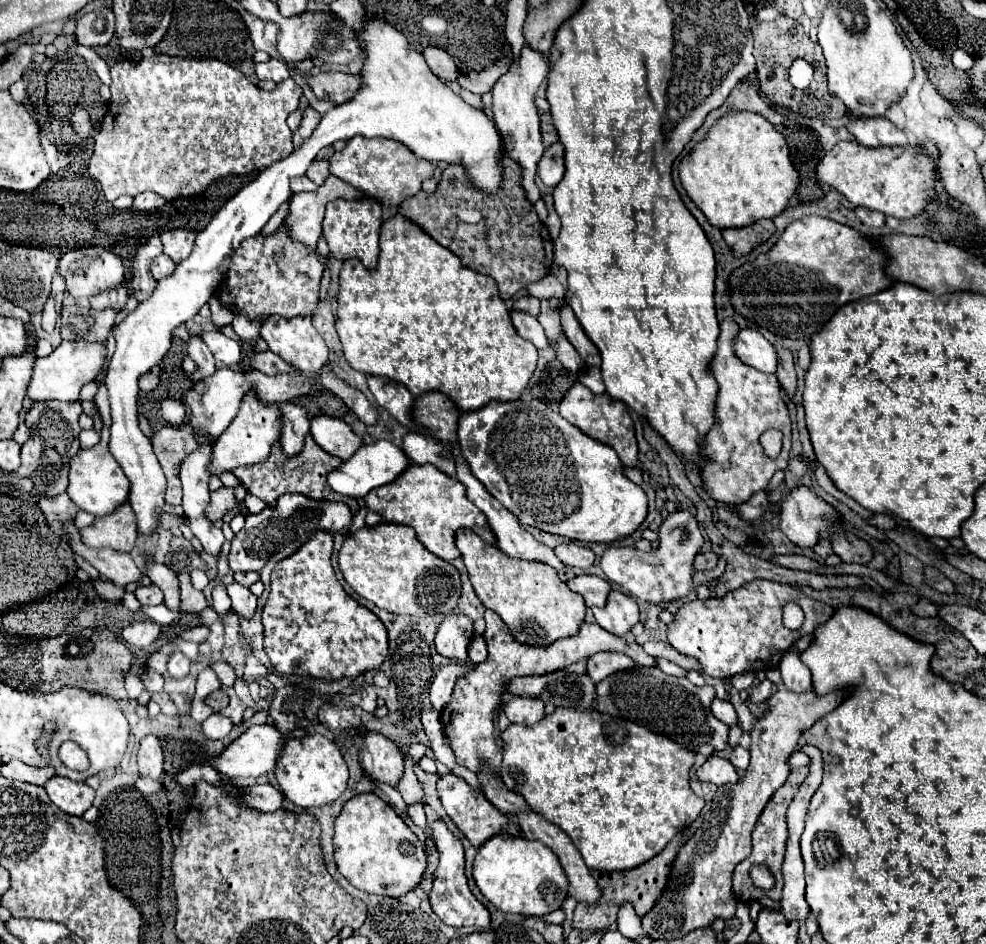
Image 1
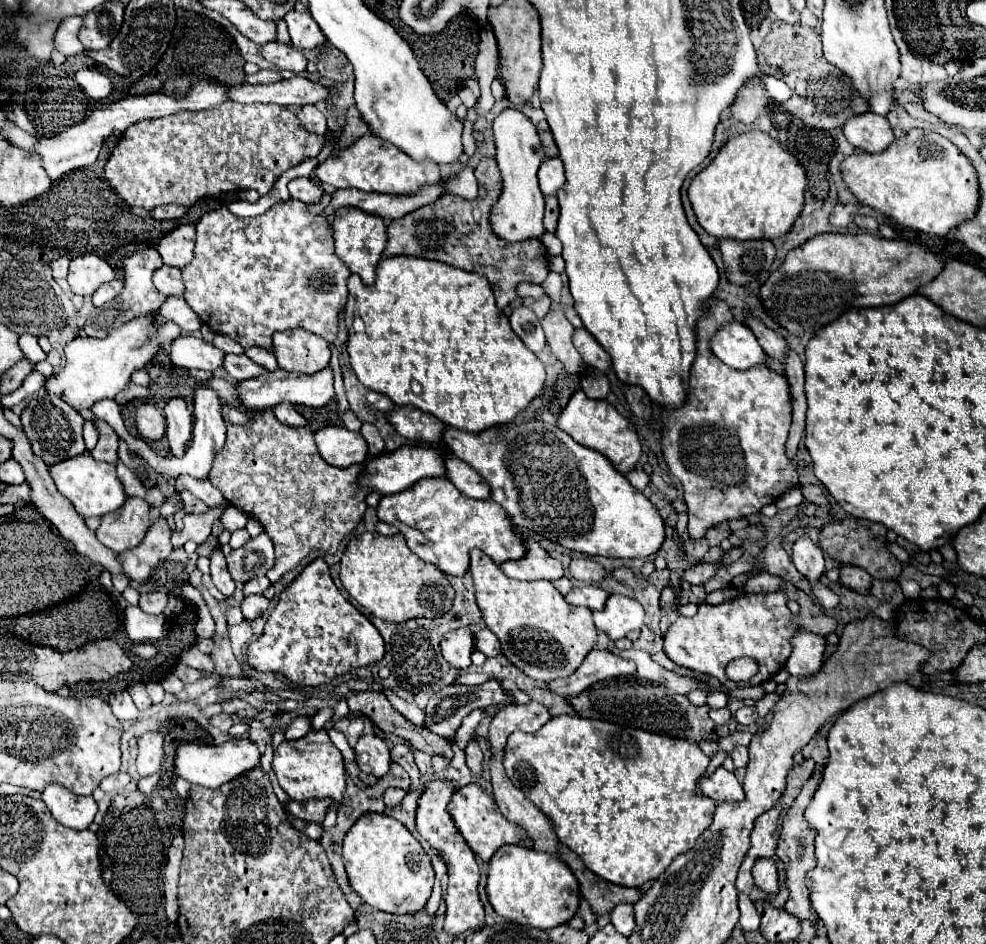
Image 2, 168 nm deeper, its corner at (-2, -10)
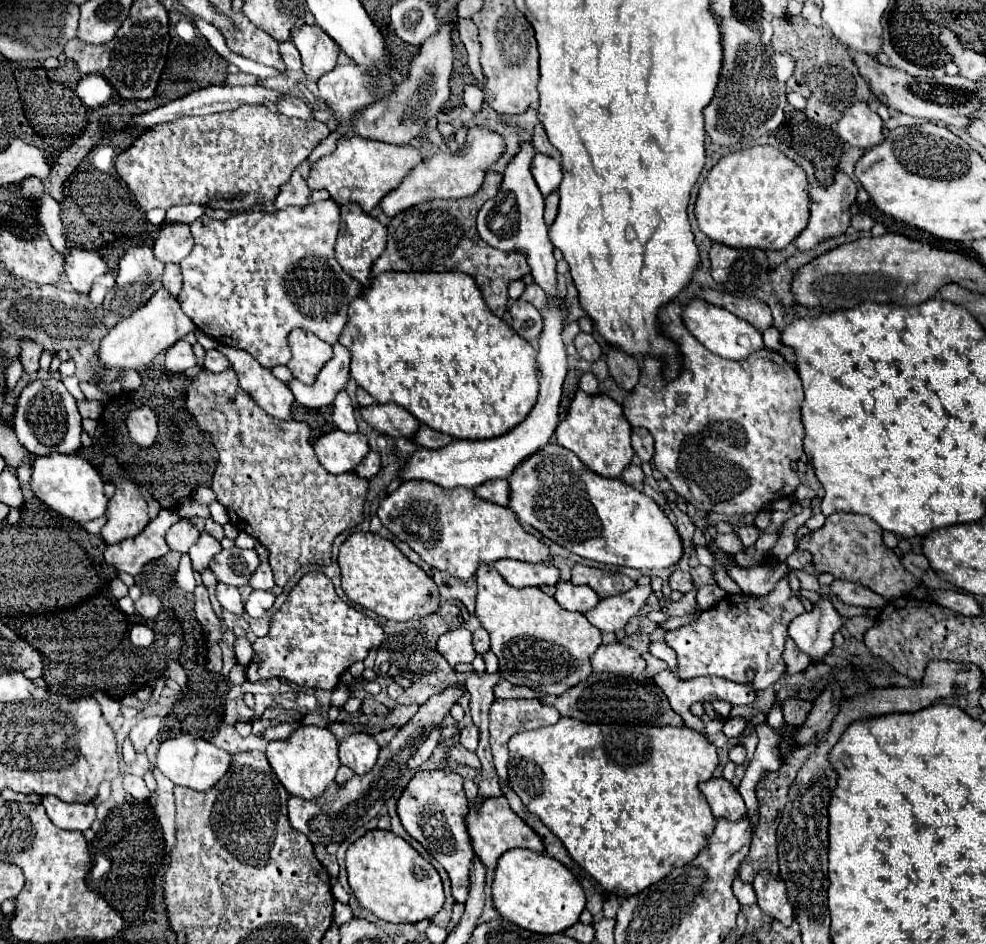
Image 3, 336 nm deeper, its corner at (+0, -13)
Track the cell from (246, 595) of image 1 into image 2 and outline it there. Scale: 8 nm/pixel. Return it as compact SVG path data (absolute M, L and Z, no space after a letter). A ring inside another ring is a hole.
M247 595L243 601L241 601L241 611L243 611L243 617L247 621L253 621L257 617L261 617L269 607L269 601L263 597L263 595Z

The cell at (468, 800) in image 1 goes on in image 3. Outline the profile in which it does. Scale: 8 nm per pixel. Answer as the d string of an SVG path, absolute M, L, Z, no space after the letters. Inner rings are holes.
M505 796L485 800L479 810L473 810L473 808L471 808L471 810L469 810L469 816L467 816L467 830L469 830L471 842L473 842L475 854L477 854L477 856L485 862L485 866L491 868L491 870L495 870L497 860L499 860L501 854L507 852L507 850L513 850L513 848L529 848L529 850L533 850L533 852L543 852L543 850L545 850L543 840L535 834L535 830L533 830L525 820L521 820L517 814L513 814L513 810L509 808Z

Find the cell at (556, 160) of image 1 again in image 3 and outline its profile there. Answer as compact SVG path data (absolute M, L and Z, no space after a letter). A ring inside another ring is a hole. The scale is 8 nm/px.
M539 152L533 156L531 174L533 174L543 196L549 196L551 192L555 192L559 188L561 178L563 178L559 162L555 158L549 158L549 156L539 154Z

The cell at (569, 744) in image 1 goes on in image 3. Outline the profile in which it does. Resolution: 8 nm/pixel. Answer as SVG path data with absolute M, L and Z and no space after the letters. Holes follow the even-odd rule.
M561 718L553 726L537 728L533 732L515 734L509 740L509 764L507 764L507 768L509 768L509 786L517 792L517 796L527 806L527 810L531 814L535 814L537 818L541 818L541 822L563 842L569 856L607 894L627 898L627 896L633 896L633 894L645 890L647 886L659 882L673 868L681 868L681 866L689 864L701 850L707 848L709 836L713 834L717 820L711 814L707 798L699 792L699 784L707 782L713 776L717 764L719 764L719 758L717 758L715 744L709 742L707 736L703 736L701 732L687 728L687 726L663 726L663 728L659 728L659 726L629 726L629 724L625 724L625 726L621 726L621 724L589 724L581 722L581 720L573 720L573 718Z

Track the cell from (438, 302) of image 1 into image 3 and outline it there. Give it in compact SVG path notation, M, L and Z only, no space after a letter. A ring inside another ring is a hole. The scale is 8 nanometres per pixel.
M381 272L373 278L371 286L363 290L363 298L355 298L349 304L349 322L341 332L339 342L351 350L351 376L357 380L361 388L365 388L379 404L395 402L409 410L421 424L427 424L433 430L449 434L453 438L467 438L467 440L489 440L495 436L503 436L517 424L521 424L529 410L535 406L539 378L537 378L537 364L535 364L535 348L517 332L507 326L501 318L497 318L481 298L481 292L475 280L469 274L461 272Z

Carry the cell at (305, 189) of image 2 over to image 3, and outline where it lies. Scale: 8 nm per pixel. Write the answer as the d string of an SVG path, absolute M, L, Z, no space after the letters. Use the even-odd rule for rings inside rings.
M309 160L301 162L301 166L297 166L297 170L293 172L291 180L285 186L281 186L281 192L275 200L275 206L279 210L283 210L285 206L293 206L293 204L309 206L309 204L329 198L329 192L325 192L325 190L309 190L309 186L305 182L309 176L309 168L311 168Z

